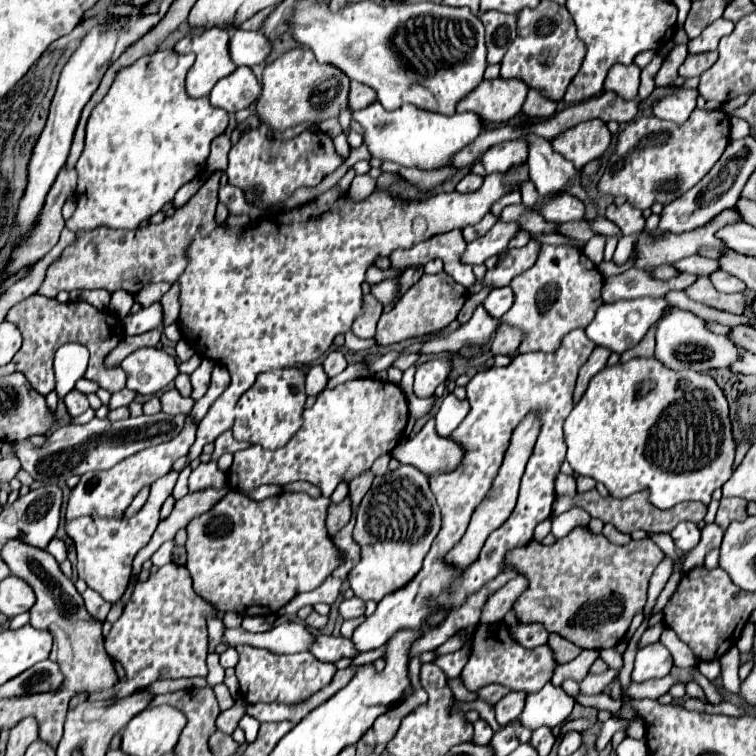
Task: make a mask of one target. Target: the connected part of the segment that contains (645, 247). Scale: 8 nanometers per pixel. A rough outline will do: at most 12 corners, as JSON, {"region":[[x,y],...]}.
{"region":[[723,210],[709,224],[687,234],[643,234],[635,266],[673,264],[697,254],[699,246],[723,246],[715,232],[739,222]]}

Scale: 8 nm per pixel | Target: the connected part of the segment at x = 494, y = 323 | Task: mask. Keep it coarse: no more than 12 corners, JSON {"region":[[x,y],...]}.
{"region":[[479,306],[473,318],[447,336],[427,340],[419,354],[483,346],[499,320]]}

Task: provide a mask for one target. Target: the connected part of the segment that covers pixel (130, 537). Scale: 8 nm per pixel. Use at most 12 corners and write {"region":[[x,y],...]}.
{"region":[[179,472],[151,484],[131,518],[75,518],[77,574],[107,602],[129,586]]}

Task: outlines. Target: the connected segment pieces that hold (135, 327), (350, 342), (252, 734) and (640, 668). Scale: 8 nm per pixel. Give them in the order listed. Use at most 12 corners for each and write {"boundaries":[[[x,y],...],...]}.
{"boundaries":[[[159,304],[141,308],[123,320],[125,334],[149,332],[159,328]],[[350,330],[345,346],[352,352],[376,345],[375,339],[357,338]],[[245,714],[239,728],[245,732],[245,742],[253,744],[259,732],[259,720]],[[655,642],[635,654],[631,680],[663,678],[671,652]]]}

